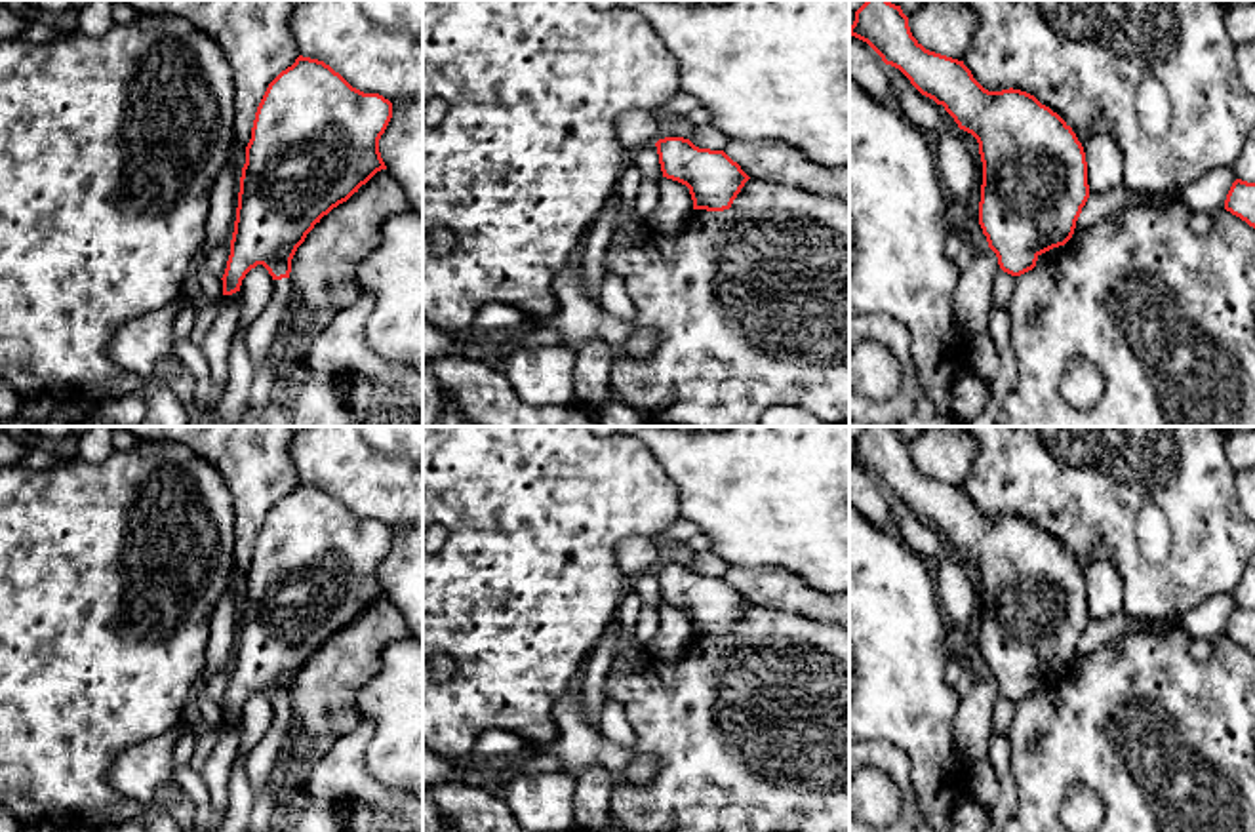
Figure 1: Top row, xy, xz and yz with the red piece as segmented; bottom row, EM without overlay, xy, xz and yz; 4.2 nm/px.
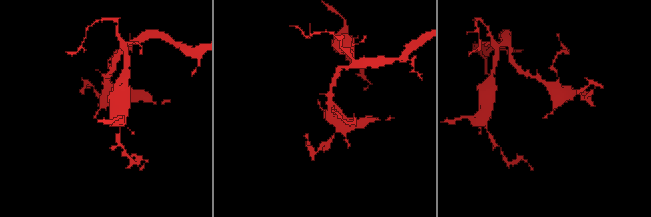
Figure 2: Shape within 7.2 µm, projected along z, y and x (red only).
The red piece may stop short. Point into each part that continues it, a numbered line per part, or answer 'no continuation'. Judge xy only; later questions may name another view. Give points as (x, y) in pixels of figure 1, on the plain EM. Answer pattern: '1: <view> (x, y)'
1: xy (261, 758)

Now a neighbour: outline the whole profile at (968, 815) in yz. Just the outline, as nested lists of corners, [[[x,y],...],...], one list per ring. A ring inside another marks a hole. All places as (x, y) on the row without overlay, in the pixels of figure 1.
[[[966,792],[952,809],[952,832],[986,832],[992,822],[992,809],[977,802]]]

